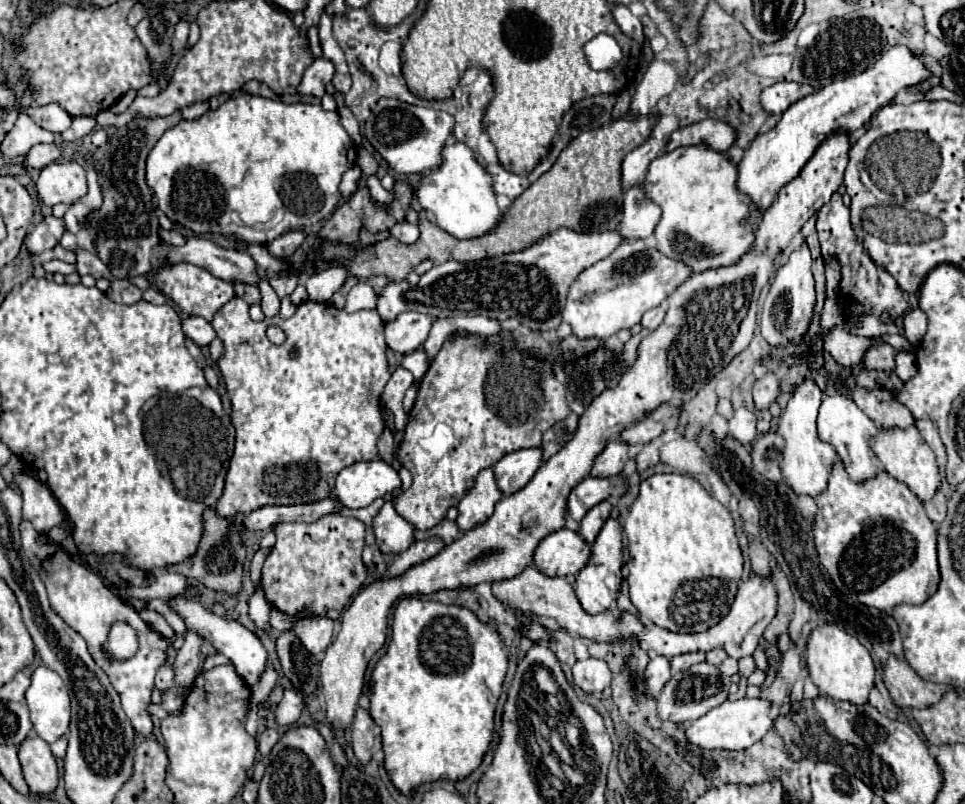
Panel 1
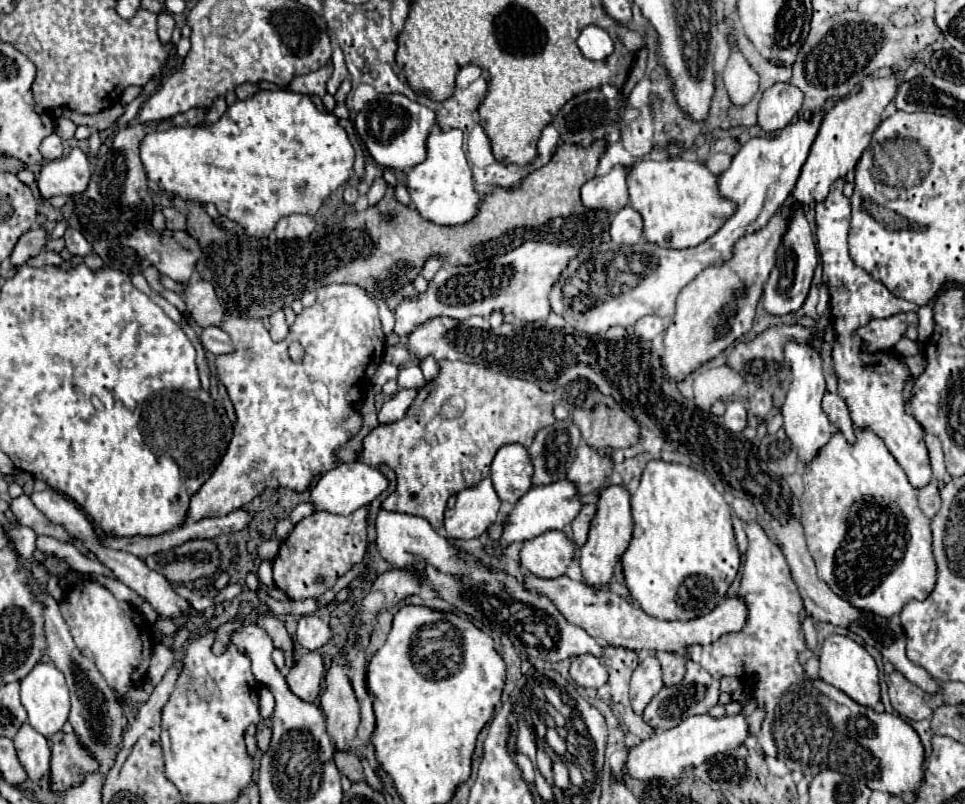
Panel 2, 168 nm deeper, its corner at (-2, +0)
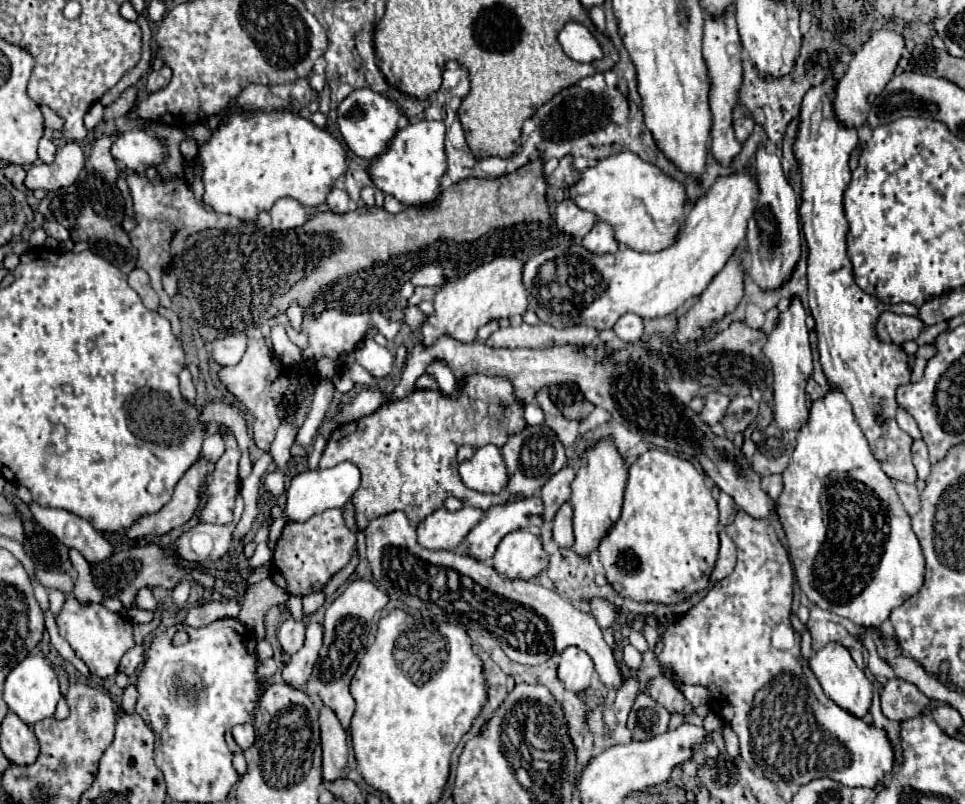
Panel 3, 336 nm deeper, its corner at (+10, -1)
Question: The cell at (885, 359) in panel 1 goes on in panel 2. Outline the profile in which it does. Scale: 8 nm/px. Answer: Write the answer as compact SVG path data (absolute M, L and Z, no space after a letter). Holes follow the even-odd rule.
M924 356L904 358L904 362L908 364L908 368L910 368L910 372L912 372L912 376L914 376L914 378L916 378L916 376L920 376L920 374L924 372L924 366L926 366L926 360L924 360Z

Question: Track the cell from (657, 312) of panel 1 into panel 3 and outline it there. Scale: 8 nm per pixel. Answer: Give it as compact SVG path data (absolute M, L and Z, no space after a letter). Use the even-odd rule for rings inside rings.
M622 315L616 325L614 325L616 335L624 341L624 343L638 343L644 335L644 319L638 315Z

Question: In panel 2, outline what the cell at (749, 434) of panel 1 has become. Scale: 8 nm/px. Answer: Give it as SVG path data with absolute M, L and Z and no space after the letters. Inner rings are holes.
M734 400L726 404L726 412L722 416L722 422L732 432L742 432L746 428L746 408L742 402Z

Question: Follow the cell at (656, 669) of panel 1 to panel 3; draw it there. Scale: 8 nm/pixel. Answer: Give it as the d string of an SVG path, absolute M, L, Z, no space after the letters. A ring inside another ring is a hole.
M628 677L622 681L622 685L616 693L616 701L614 701L614 713L616 713L616 719L620 725L626 723L628 713L632 709L634 699L638 697L638 693L640 693L640 681L636 677Z

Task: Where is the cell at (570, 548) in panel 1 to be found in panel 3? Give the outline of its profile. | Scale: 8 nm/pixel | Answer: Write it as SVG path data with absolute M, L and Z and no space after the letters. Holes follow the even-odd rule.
M512 531L500 541L494 555L494 569L508 579L532 579L550 563L540 537L532 531Z

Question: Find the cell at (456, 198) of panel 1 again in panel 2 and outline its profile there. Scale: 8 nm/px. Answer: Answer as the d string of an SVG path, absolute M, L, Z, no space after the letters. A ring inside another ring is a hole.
M458 128L430 134L426 140L426 160L406 170L406 190L424 220L442 226L458 226L472 220L478 212L480 196L472 186L472 170L462 150L462 132Z

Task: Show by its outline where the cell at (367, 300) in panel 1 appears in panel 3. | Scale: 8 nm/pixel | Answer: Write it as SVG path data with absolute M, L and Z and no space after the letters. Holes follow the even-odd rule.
M380 311L372 313L372 323L376 325L378 333L382 333L388 341L392 341L396 337L396 333L400 331L400 323L398 321L388 321Z

